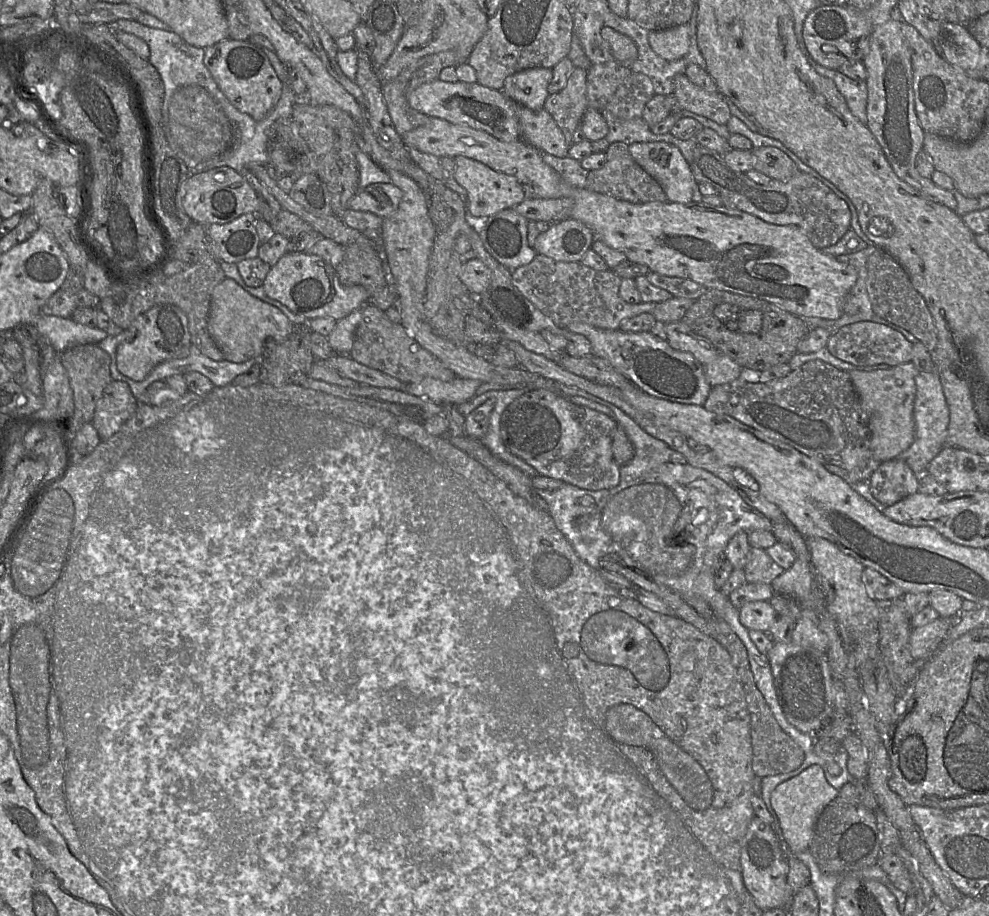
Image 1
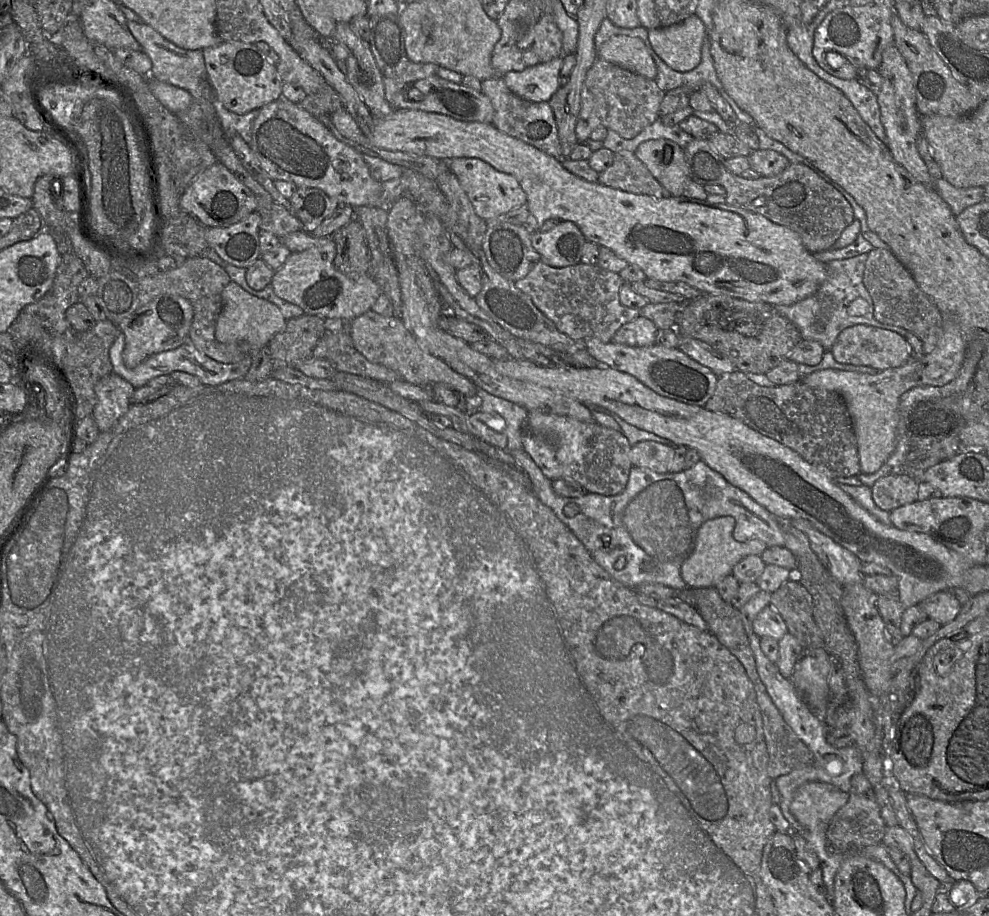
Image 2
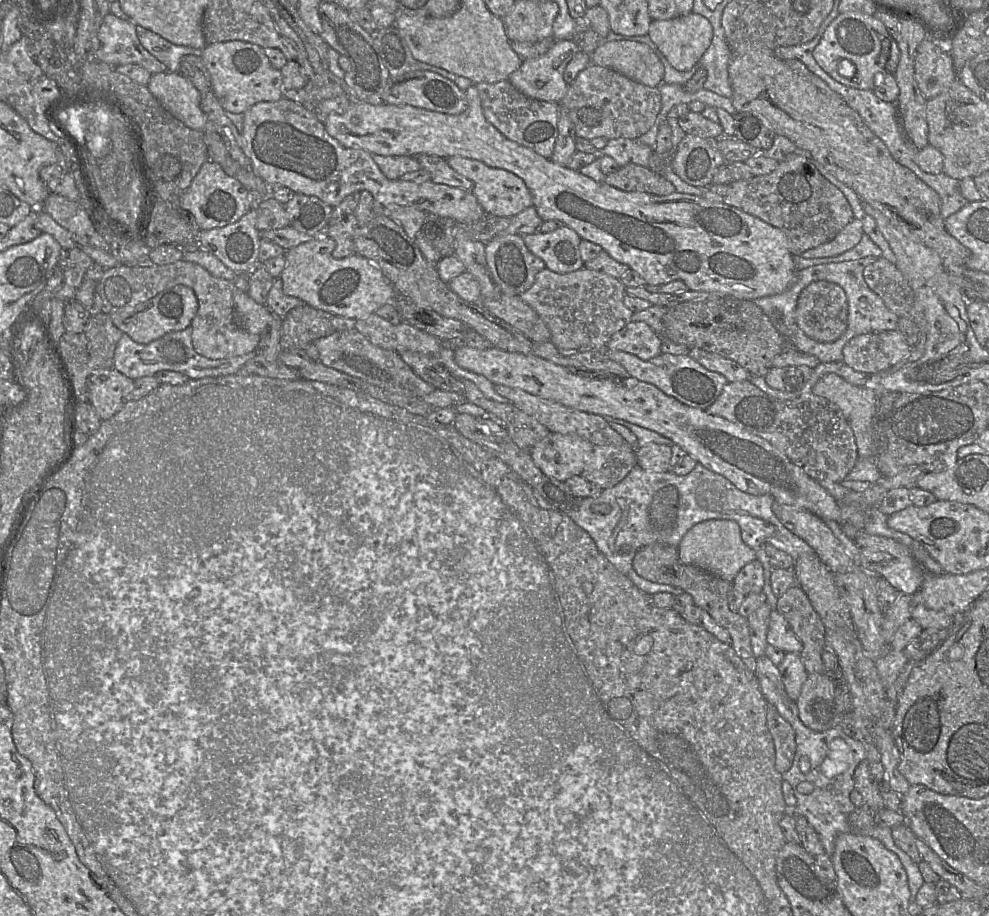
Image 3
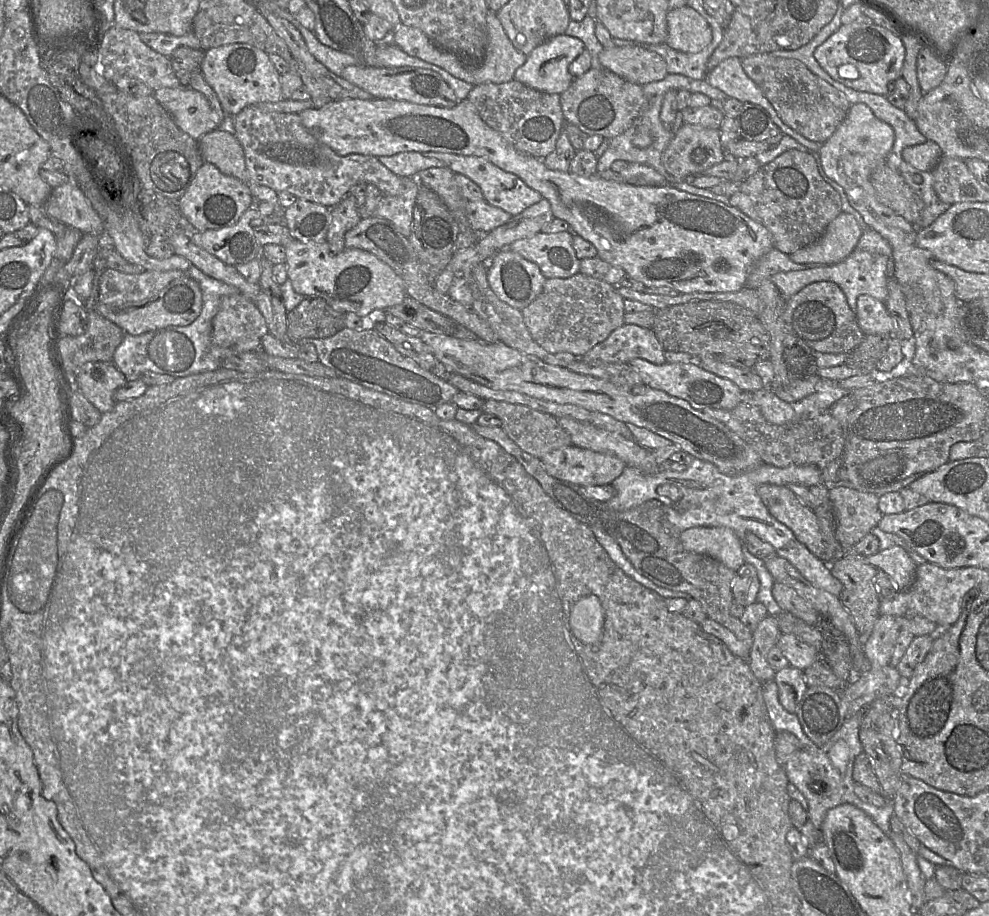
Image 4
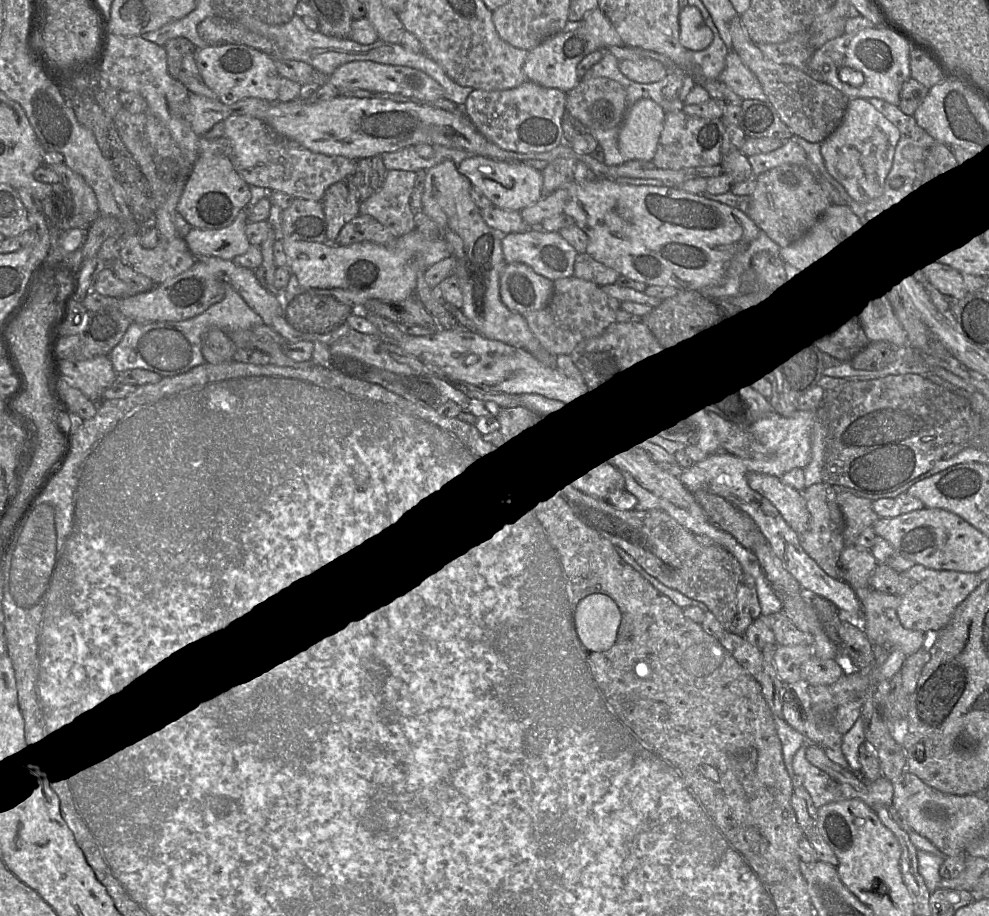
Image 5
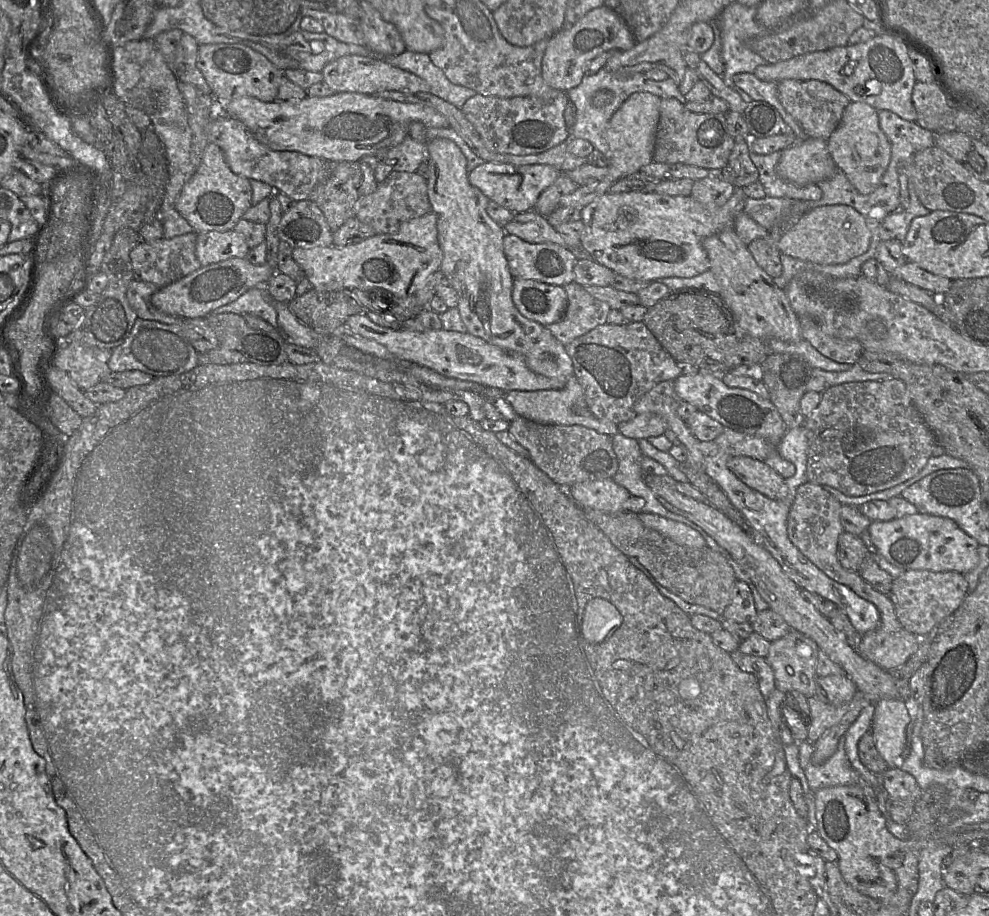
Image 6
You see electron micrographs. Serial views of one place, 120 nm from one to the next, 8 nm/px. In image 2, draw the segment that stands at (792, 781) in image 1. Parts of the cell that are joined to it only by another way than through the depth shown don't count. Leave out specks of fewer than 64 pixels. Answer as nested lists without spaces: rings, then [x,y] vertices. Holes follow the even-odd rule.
[[[807,782],[794,793],[790,804],[790,812],[796,821],[806,830],[814,830],[820,824],[828,824],[834,814],[849,799],[849,793],[842,792],[834,786],[823,782]]]

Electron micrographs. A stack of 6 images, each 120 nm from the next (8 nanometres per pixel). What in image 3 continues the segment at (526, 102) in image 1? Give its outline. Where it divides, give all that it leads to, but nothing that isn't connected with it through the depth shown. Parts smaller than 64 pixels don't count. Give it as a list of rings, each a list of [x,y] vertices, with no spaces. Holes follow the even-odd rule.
[[[573,39],[556,40],[545,54],[523,60],[507,80],[529,98],[560,103],[568,89],[563,72],[579,51]]]

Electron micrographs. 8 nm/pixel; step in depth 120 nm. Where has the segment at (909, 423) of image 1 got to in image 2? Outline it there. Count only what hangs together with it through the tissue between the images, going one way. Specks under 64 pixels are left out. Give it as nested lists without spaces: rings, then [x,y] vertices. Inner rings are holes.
[[[943,320],[942,335],[936,348],[919,360],[910,359],[904,365],[876,374],[823,369],[802,380],[810,387],[839,393],[848,408],[857,439],[861,472],[872,474],[887,461],[896,447],[897,426],[900,420],[901,396],[917,386],[944,386],[954,380],[965,360],[966,341],[956,323]]]

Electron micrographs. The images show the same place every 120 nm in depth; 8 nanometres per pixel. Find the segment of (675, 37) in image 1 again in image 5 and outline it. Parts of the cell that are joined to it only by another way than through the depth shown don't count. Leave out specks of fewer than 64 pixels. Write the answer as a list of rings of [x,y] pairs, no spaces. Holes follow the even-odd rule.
[[[687,5],[679,14],[681,45],[687,50],[701,51],[710,46],[713,41],[713,31],[706,25],[699,9]]]

